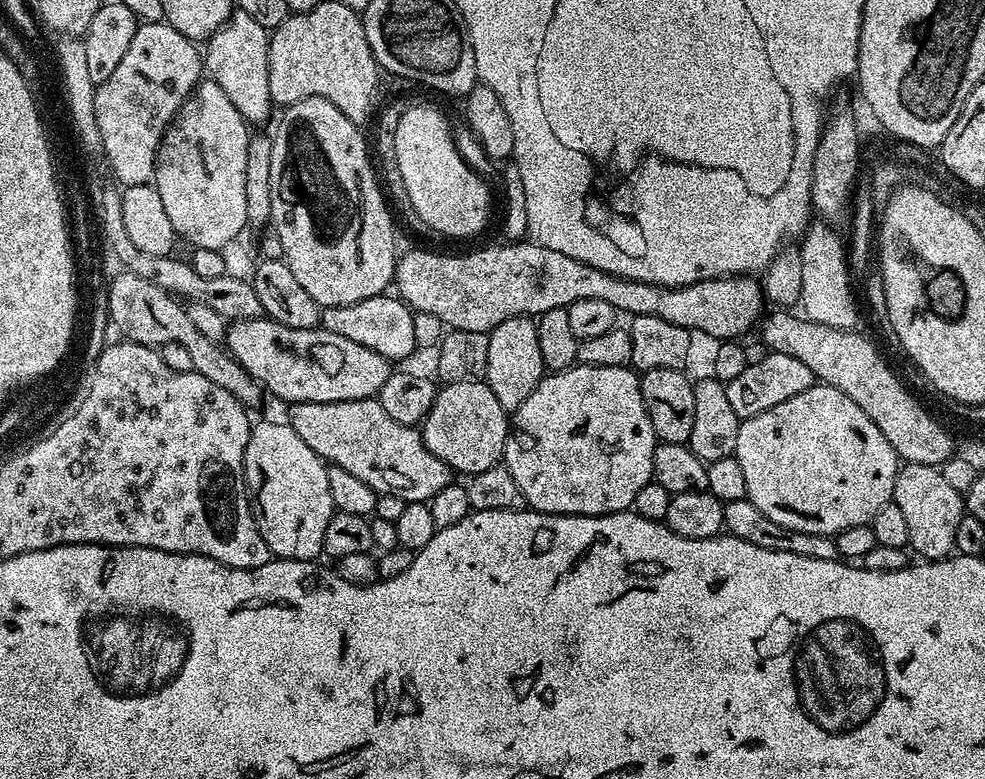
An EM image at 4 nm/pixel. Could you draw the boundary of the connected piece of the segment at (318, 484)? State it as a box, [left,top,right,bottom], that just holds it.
[244,420,334,560]

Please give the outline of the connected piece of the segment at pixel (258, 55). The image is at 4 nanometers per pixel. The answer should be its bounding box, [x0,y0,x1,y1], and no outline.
[202,10,274,126]

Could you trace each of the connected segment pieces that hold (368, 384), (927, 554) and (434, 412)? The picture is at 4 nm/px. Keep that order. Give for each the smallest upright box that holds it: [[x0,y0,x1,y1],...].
[[226,318,394,405],[891,463,966,562],[419,378,509,478]]

